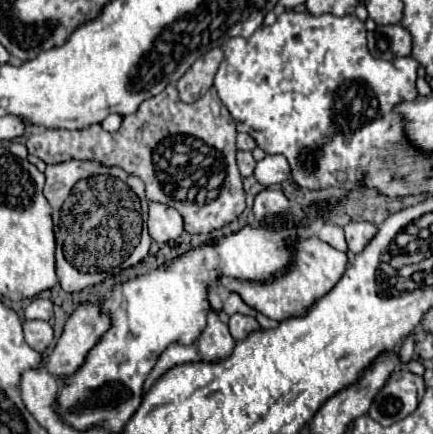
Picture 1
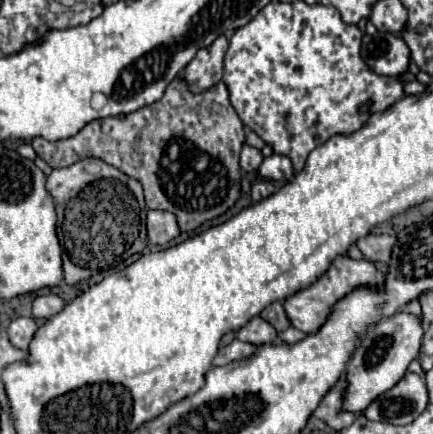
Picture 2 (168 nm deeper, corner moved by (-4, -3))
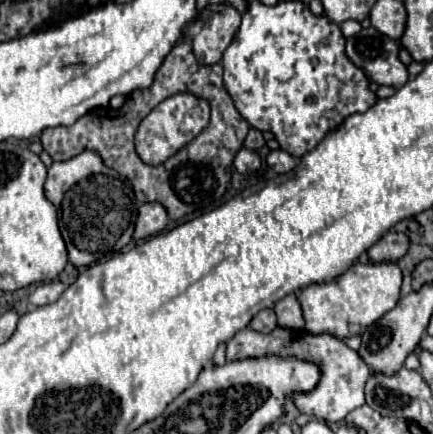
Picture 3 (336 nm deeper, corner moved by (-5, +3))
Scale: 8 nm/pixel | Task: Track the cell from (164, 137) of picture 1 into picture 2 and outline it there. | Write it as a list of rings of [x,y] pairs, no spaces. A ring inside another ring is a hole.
[[[176,78],[166,88],[164,96],[158,102],[144,106],[138,112],[126,114],[124,120],[104,118],[104,132],[102,132],[102,120],[94,120],[72,138],[64,138],[64,140],[56,140],[56,142],[50,142],[44,138],[34,138],[32,146],[34,146],[36,154],[44,162],[48,162],[52,168],[64,168],[78,160],[94,156],[94,158],[100,158],[106,164],[122,170],[130,178],[136,178],[144,186],[146,206],[172,212],[178,218],[178,226],[182,232],[194,232],[204,222],[210,222],[210,220],[226,214],[240,198],[242,172],[240,172],[238,156],[244,146],[244,124],[242,124],[242,120],[238,120],[234,108],[230,106],[228,90],[226,90],[224,82],[216,84],[214,88],[206,90],[202,94],[192,94],[186,88],[184,80]]]

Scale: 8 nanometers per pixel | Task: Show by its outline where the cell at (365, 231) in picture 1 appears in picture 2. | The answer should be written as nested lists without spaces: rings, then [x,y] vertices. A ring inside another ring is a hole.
[[[366,234],[356,240],[358,250],[370,262],[388,262],[390,260],[390,244],[394,244],[394,238],[390,234]]]

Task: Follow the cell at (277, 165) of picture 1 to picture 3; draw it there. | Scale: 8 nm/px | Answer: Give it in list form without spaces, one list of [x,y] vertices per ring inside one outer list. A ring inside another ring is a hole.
[[[273,150],[267,156],[267,166],[275,172],[275,174],[285,174],[287,170],[293,170],[297,166],[297,158],[293,158],[289,152],[285,150]]]

